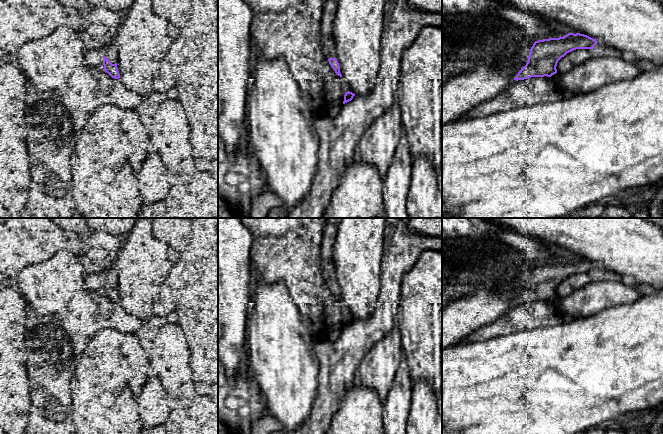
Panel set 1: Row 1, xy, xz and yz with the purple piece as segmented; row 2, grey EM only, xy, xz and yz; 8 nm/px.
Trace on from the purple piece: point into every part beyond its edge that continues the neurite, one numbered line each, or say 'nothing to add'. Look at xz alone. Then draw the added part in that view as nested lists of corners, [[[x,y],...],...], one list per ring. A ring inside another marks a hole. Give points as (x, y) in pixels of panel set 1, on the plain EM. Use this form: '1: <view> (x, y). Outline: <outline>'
1: xz (329, 233). Outline: [[[328,218],[322,233],[320,248],[321,271],[326,282],[336,282],[333,260],[334,244],[339,222],[342,218]]]

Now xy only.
1: xy (110, 277). Outline: [[[110,268],[104,272],[103,279],[112,287],[117,287],[117,275],[113,268]]]

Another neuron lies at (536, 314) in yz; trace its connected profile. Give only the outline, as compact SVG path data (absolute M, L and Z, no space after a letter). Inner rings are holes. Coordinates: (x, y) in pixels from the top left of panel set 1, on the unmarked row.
M531 301L516 305L496 321L472 332L463 343L487 341L523 330L556 326L566 320L550 301Z

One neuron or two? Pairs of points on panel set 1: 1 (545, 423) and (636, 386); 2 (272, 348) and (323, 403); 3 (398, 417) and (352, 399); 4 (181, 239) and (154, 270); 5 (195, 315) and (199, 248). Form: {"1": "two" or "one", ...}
{"1": "one", "2": "two", "3": "two", "4": "two", "5": "one"}

